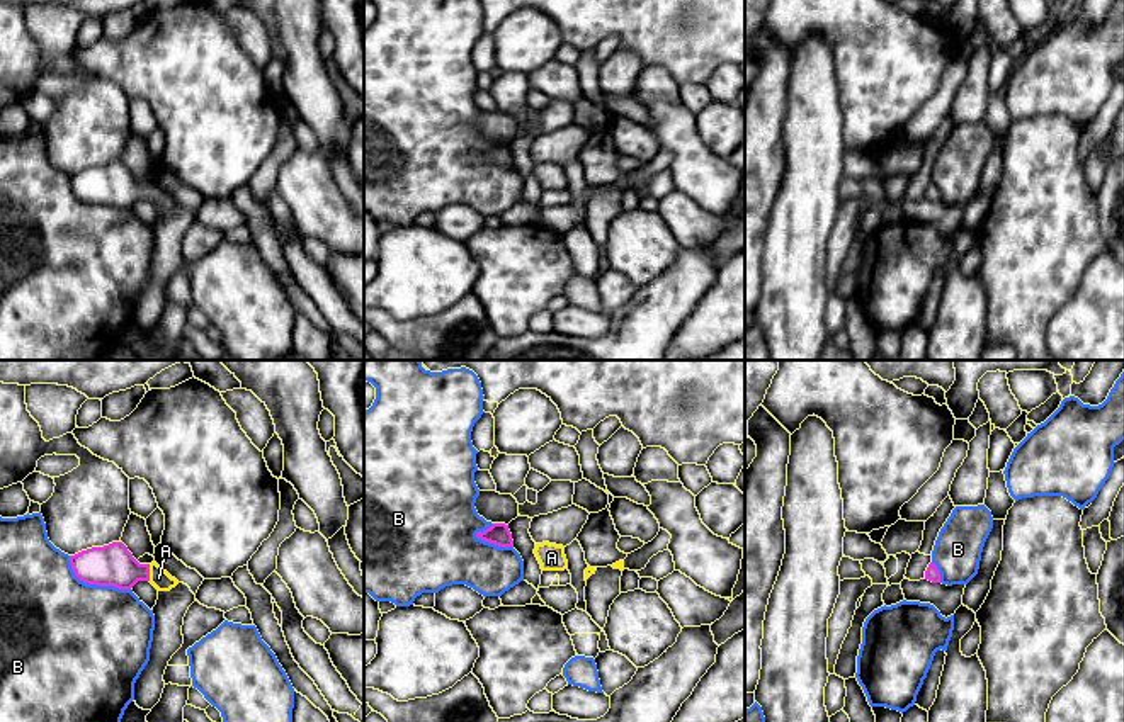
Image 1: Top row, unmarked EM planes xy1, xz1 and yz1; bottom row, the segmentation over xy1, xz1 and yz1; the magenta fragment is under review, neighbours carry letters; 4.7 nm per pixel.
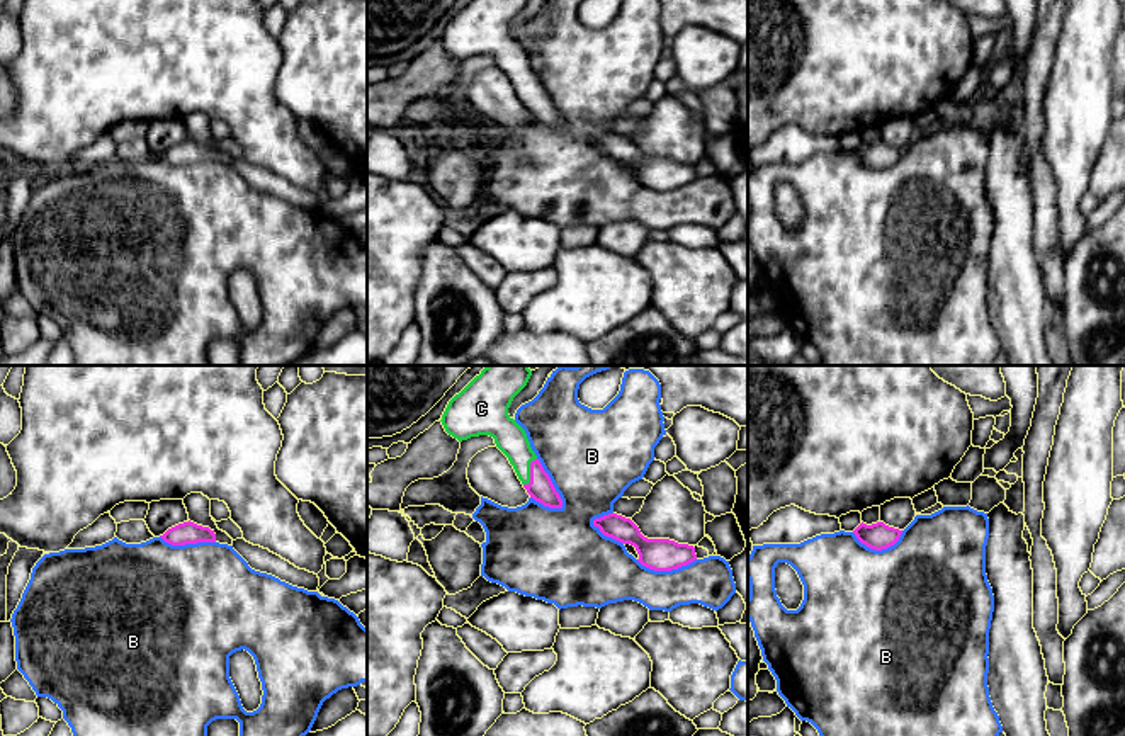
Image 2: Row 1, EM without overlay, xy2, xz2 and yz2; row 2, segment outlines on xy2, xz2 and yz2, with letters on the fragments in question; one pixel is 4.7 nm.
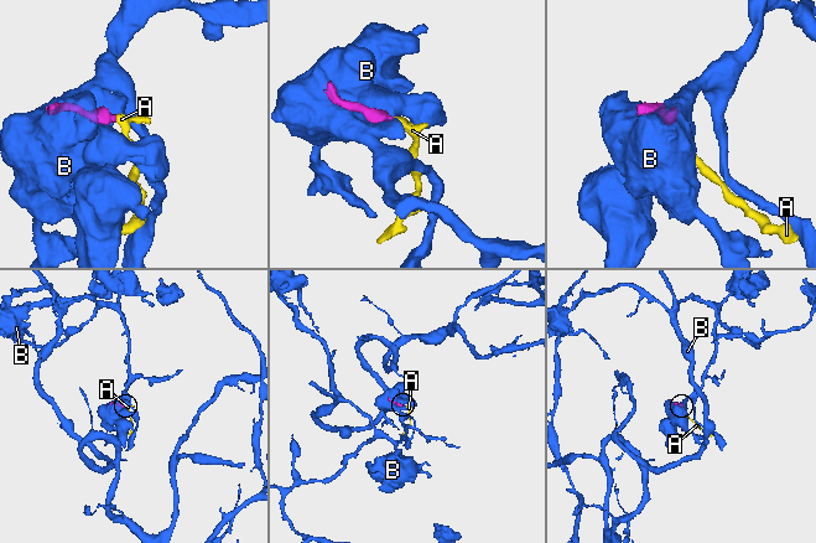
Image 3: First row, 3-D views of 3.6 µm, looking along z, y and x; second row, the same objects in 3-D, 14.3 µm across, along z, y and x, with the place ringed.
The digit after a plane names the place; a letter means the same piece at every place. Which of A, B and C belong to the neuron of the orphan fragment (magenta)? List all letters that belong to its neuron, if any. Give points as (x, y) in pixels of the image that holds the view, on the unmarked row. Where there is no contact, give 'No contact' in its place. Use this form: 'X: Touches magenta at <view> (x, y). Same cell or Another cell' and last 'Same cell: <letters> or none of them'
A: Touches magenta at xy1 (148, 192). Same cell
B: Touches magenta at xz2 (551, 102). Another cell
C: Touches magenta at xz2 (531, 92). Same cell
Same cell: A, C

